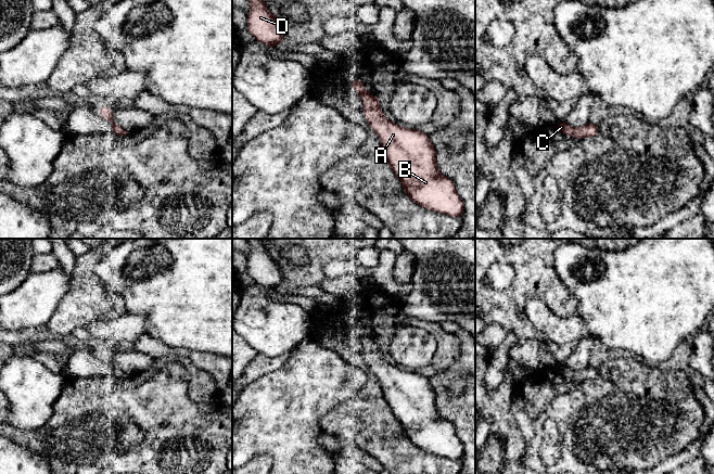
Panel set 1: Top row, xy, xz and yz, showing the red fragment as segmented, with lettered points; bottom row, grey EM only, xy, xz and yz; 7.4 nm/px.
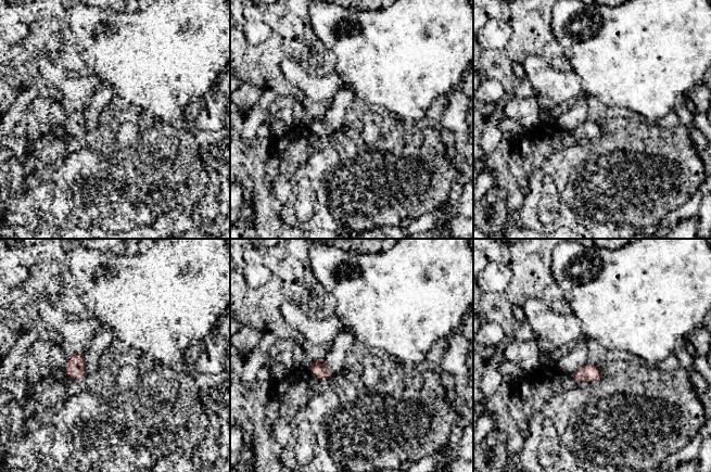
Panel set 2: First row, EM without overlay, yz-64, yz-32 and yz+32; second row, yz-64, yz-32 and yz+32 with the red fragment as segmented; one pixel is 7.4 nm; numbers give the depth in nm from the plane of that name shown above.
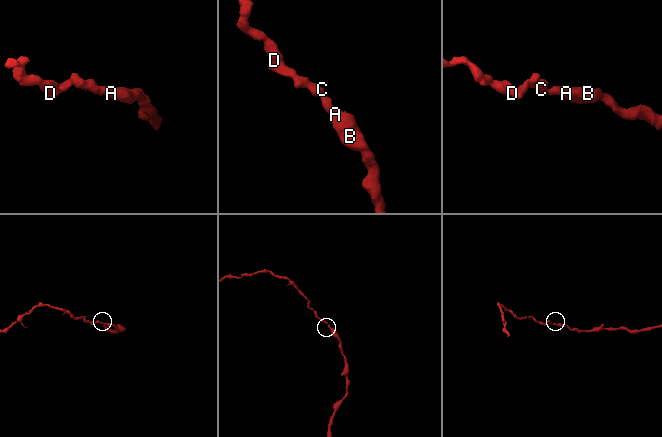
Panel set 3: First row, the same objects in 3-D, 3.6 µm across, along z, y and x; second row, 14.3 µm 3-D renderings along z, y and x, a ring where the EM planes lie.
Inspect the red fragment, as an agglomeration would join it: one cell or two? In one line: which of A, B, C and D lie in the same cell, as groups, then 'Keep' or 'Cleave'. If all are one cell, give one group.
Groups: A B C D. Keep

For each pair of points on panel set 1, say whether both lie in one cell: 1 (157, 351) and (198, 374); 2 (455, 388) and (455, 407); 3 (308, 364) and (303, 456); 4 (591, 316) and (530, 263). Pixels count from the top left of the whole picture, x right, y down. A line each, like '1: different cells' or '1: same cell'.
1: different cells
2: different cells
3: same cell
4: different cells

